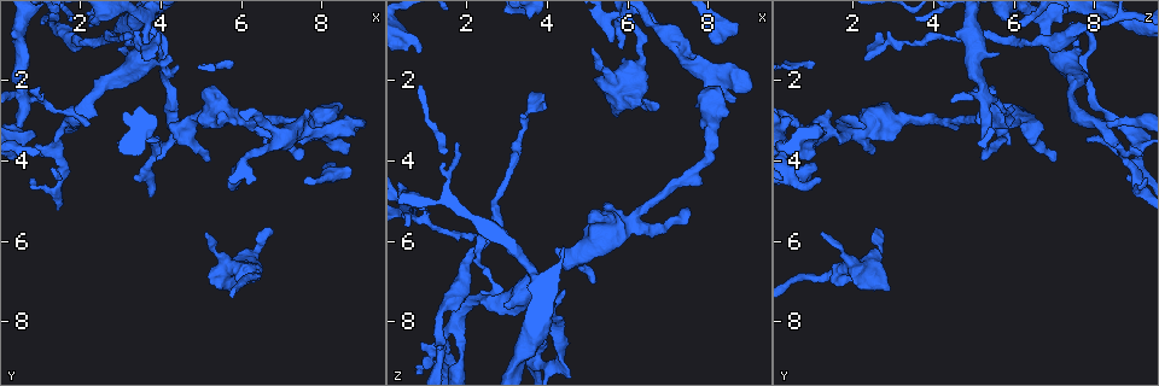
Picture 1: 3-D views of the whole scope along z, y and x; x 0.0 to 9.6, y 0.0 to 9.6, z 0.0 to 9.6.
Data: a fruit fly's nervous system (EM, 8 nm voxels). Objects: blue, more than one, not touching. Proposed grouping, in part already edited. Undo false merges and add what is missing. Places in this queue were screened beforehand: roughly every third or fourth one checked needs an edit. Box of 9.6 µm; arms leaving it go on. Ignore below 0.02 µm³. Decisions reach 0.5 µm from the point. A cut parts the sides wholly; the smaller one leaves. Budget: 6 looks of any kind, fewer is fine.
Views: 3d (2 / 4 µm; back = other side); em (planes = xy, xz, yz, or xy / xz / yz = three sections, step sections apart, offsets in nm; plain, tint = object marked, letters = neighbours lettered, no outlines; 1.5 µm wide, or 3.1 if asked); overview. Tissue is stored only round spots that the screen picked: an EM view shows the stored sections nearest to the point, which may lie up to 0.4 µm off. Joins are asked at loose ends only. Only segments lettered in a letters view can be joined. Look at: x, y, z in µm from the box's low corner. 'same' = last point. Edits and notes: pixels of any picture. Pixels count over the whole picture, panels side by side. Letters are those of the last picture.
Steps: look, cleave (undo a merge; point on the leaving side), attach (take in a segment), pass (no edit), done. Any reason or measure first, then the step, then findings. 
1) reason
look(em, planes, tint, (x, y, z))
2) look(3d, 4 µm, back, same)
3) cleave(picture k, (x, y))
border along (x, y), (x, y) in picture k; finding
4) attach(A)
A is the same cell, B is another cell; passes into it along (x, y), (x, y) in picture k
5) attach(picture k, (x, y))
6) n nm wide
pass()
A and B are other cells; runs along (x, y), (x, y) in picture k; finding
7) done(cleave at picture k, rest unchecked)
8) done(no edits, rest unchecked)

branch stops here
look(3d, 4 µm, (3.80, 3.50, 7.75))

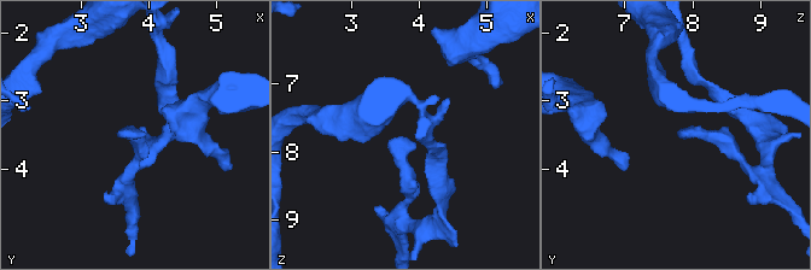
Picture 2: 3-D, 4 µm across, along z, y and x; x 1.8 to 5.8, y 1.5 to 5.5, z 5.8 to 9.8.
now the EM
look(em, planes, letters, (3.80, 3.55, 7.80))

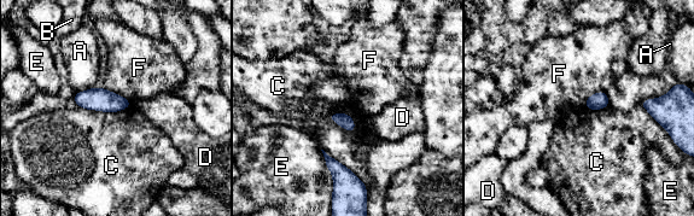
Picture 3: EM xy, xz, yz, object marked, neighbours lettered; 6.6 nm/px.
pass()
A, B, C, D, E and F are other cells; border along (328, 116), (348, 130), (356, 128) in picture 3; none of them fits

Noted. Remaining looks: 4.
thick end
look(em, planes, letters, (5.45, 3.00, 5.05))

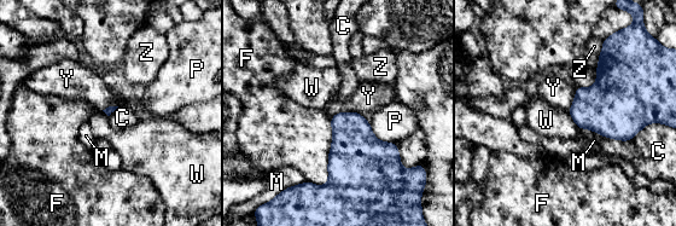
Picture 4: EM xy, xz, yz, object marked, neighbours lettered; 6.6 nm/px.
pass()
C, F, M, P, W, Y and Z are other cells; border along (360, 112), (337, 112), (331, 119) in picture 4; none of them fits

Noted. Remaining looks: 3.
thick turns thin
look(em, planes, tint, (1.80, 3.10, 8.90))

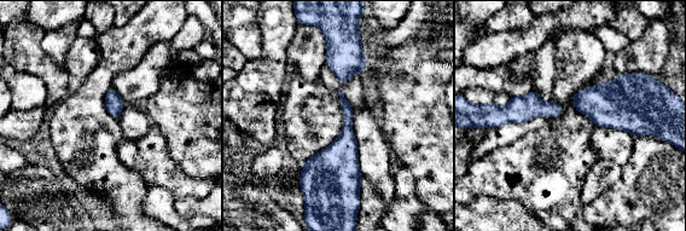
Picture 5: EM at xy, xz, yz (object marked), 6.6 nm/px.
see the neighbours
look(em, planes, letters, same)

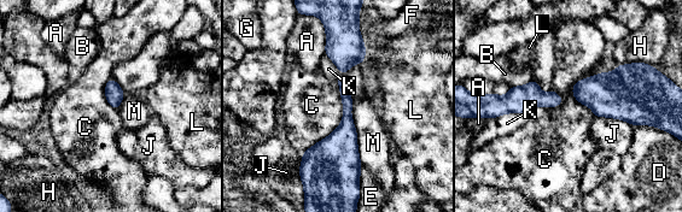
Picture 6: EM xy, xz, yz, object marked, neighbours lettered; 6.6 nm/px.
C touches over 550 nm
pass()
A, B, C, D, E, F, G, H, J, K, L and M are other cells; all the same neuron

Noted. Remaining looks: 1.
done(no edits, rest unchecked)

